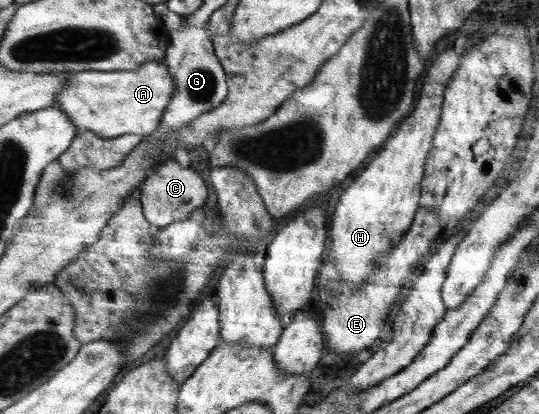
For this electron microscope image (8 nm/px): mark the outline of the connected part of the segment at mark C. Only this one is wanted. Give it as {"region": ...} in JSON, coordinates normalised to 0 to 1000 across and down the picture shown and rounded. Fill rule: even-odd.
{"region":[[[312,384],[312,389],[304,389],[304,394],[297,394],[297,399],[267,432],[254,464],[254,473],[262,488],[260,505],[275,543],[280,543],[284,553],[293,553],[314,546],[317,539],[338,534],[349,527],[349,519],[353,519],[356,510],[362,505],[367,507],[367,500],[380,498],[386,476],[386,457],[371,420],[356,403],[340,403],[330,389]]]}

